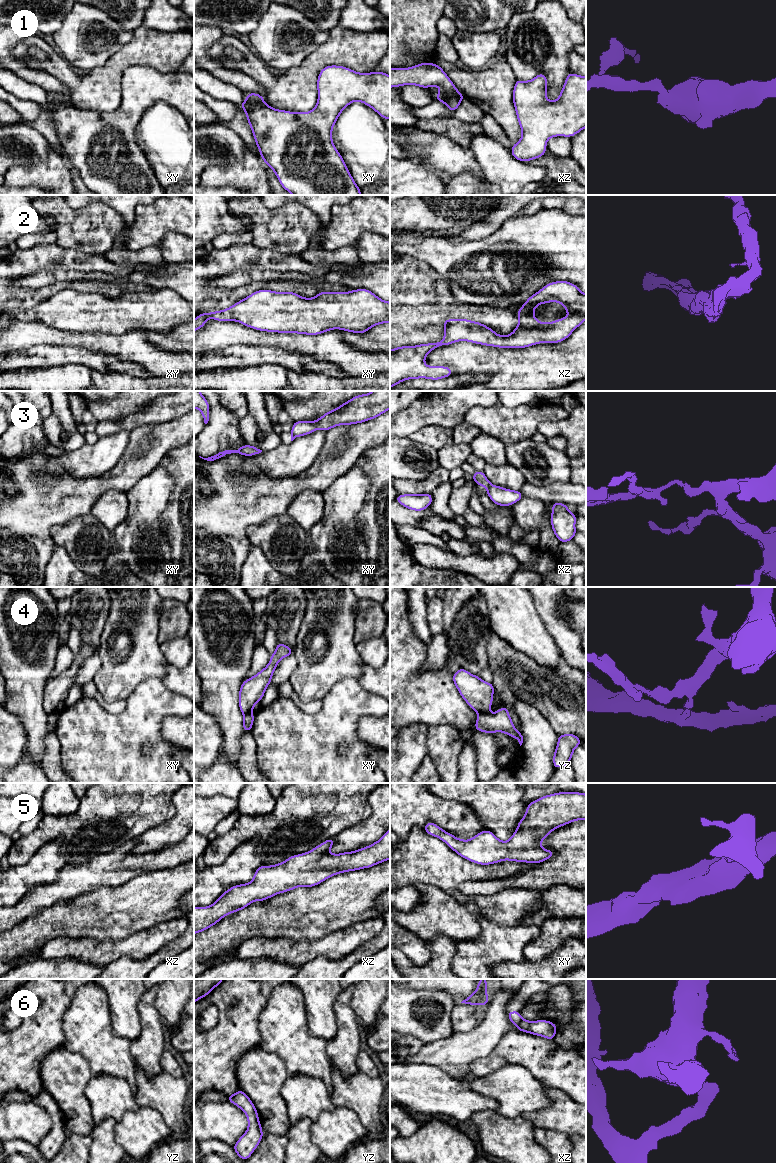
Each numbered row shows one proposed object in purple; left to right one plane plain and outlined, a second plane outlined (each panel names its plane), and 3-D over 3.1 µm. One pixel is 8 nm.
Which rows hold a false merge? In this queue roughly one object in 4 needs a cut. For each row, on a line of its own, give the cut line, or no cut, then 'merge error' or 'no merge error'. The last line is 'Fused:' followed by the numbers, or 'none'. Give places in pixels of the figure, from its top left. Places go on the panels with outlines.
1: cut xy (245, 101), (249, 103), (263, 103); merge error
2: cut none; no merge error
3: cut xz (490, 483), (487, 488); merge error
4: cut yz (488, 711), (478, 714); merge error
5: cut none; no merge error
6: cut xz (522, 1019), (515, 1025); merge error
Fused: 1, 3, 4, 6

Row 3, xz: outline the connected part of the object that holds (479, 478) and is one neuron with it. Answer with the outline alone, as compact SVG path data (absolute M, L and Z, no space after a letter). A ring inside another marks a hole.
M476 471L472 474L473 481L476 483L476 485L481 485L482 487L488 488L490 485L489 480L485 476L483 471Z

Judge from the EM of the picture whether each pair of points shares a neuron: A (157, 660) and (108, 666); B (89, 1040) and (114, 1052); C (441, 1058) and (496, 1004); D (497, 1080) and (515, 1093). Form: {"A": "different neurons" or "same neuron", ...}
{"A": "same neuron", "B": "same neuron", "C": "same neuron", "D": "same neuron"}

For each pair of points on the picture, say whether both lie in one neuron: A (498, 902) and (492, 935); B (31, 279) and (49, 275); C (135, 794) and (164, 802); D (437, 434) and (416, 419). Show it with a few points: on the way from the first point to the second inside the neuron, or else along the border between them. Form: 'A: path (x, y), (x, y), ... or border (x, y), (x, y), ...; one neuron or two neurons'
A: border (517, 924), (481, 917), (476, 937); two neurons
B: path (35, 279), (45, 277); one neuron
C: path (142, 799), (147, 802), (157, 802); one neuron
D: border (449, 428), (423, 426), (408, 437); two neurons

